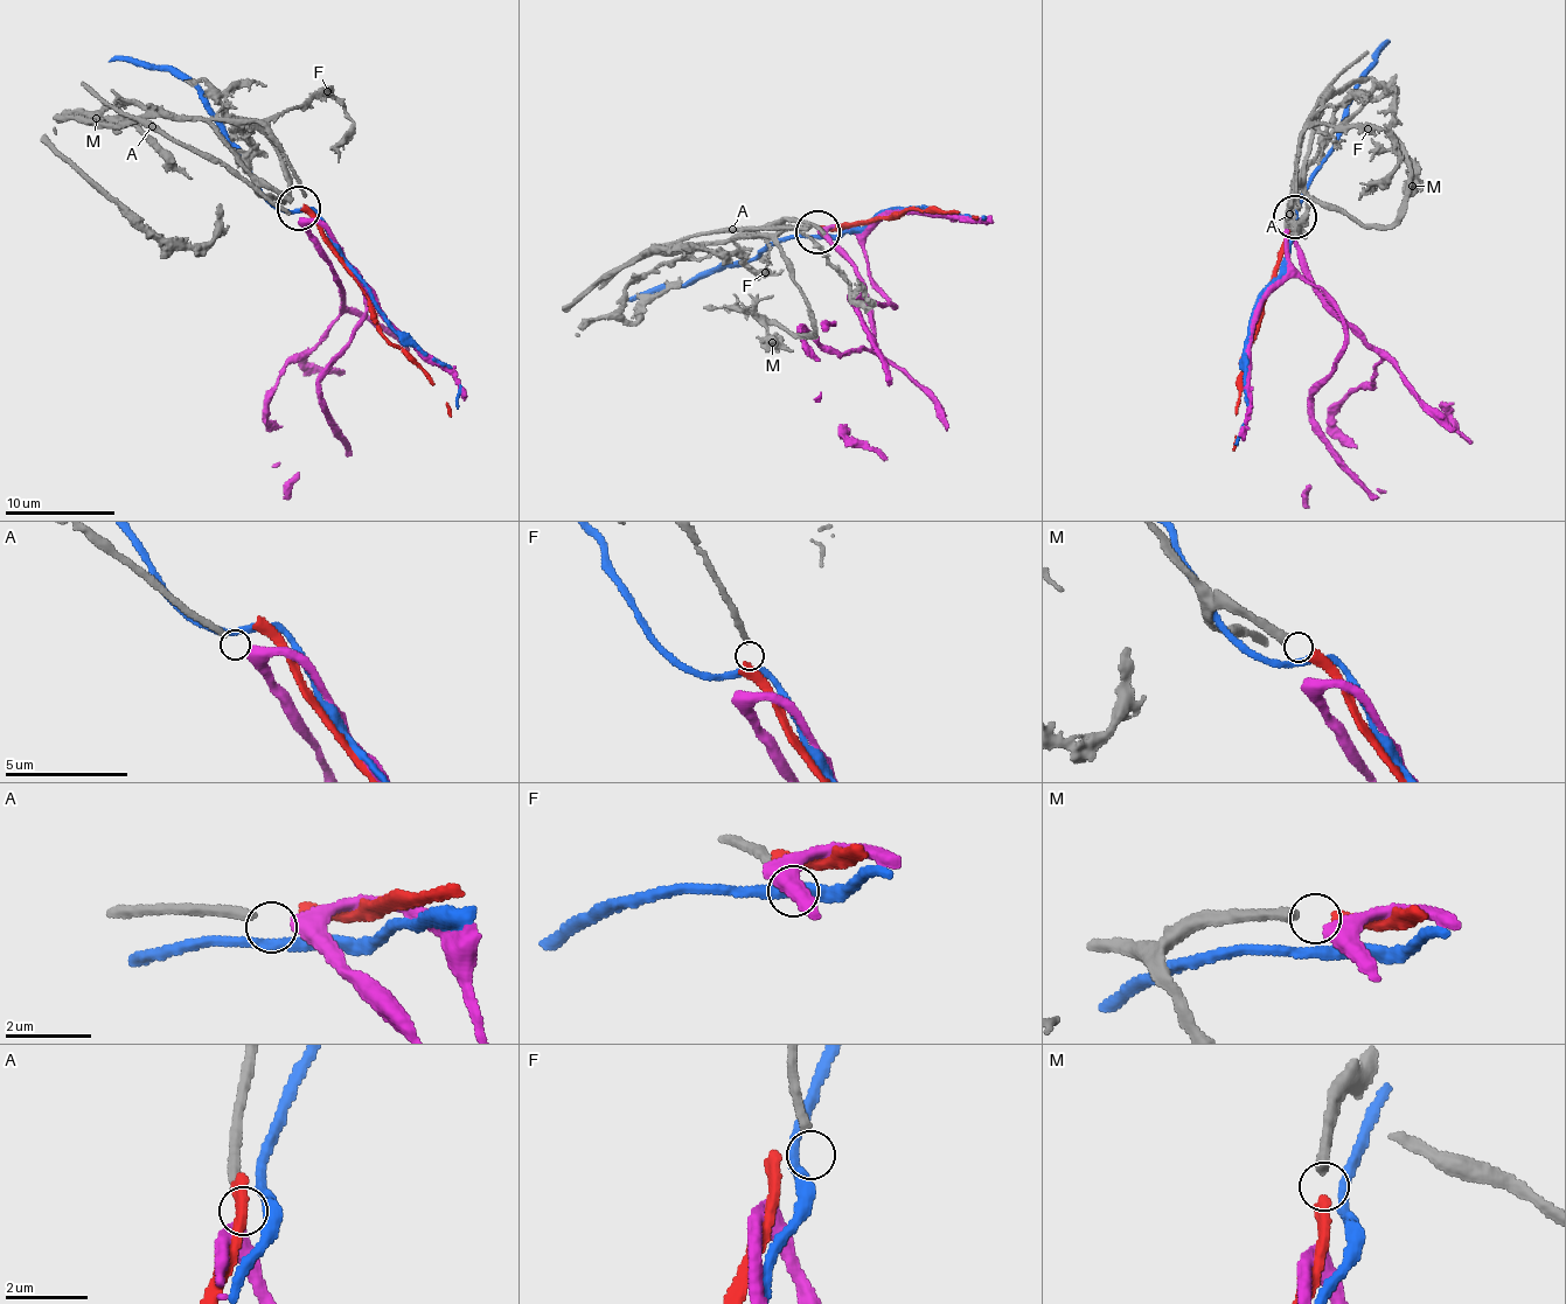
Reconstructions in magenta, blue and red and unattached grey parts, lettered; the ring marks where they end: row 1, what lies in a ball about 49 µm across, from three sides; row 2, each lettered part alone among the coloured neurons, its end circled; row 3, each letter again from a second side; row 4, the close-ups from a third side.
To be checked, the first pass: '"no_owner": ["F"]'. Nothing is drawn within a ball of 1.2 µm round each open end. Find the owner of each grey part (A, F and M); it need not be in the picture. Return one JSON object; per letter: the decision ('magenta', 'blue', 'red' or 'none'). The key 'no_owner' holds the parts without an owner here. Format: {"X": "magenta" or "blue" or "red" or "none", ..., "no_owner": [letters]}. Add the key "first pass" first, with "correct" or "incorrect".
{"first pass": "correct", "A": "magenta", "F": "none", "M": "red", "no_owner": ["F"]}

